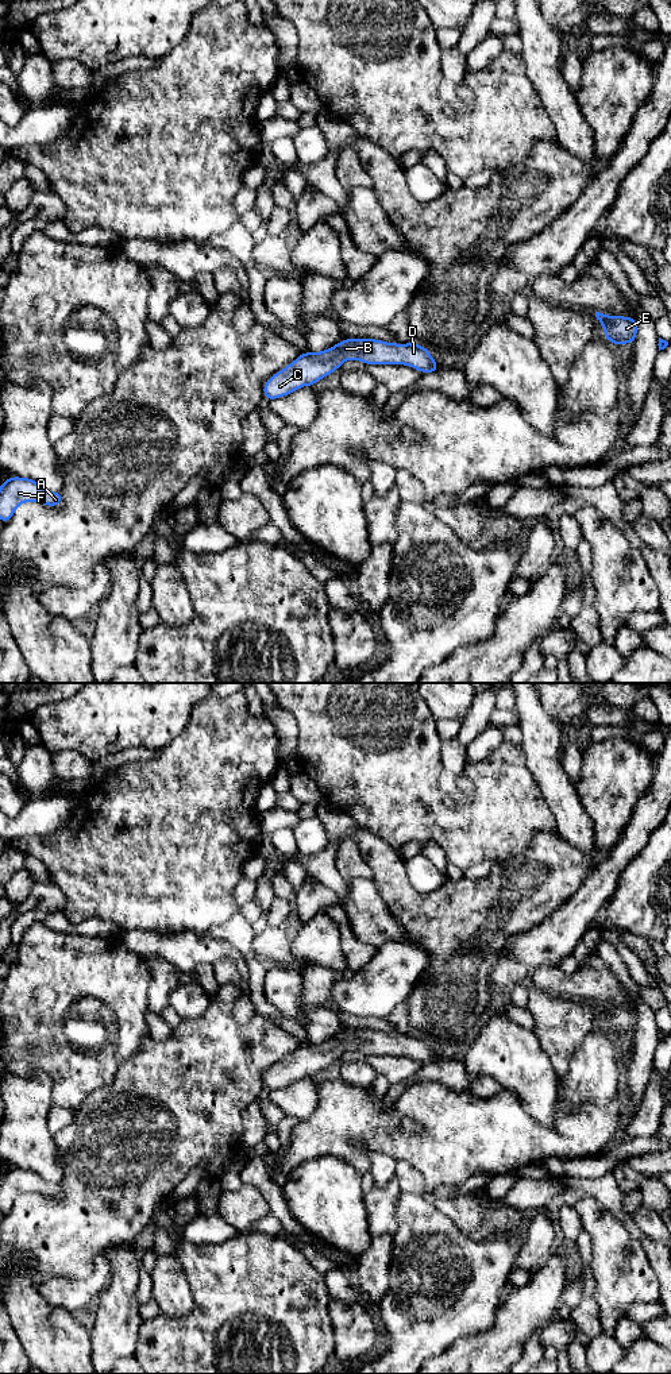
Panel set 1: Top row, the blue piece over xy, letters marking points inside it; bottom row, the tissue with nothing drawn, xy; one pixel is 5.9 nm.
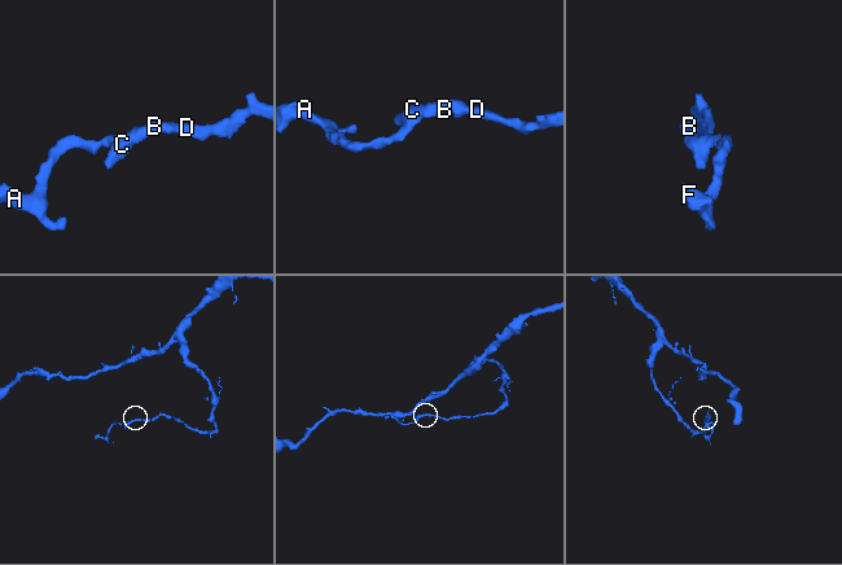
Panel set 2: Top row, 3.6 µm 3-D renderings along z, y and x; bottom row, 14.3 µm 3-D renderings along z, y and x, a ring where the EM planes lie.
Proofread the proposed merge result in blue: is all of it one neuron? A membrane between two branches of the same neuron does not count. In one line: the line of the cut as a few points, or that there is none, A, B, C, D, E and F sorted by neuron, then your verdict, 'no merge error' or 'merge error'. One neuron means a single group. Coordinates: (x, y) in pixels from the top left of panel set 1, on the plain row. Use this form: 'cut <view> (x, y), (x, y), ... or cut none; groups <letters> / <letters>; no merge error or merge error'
cut none; groups A B C D E F; no merge error

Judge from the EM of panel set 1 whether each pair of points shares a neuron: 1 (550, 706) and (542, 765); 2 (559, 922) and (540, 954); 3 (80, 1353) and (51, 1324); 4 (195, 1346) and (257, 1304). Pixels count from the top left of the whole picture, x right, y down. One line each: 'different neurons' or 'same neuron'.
1: different neurons
2: same neuron
3: same neuron
4: same neuron

